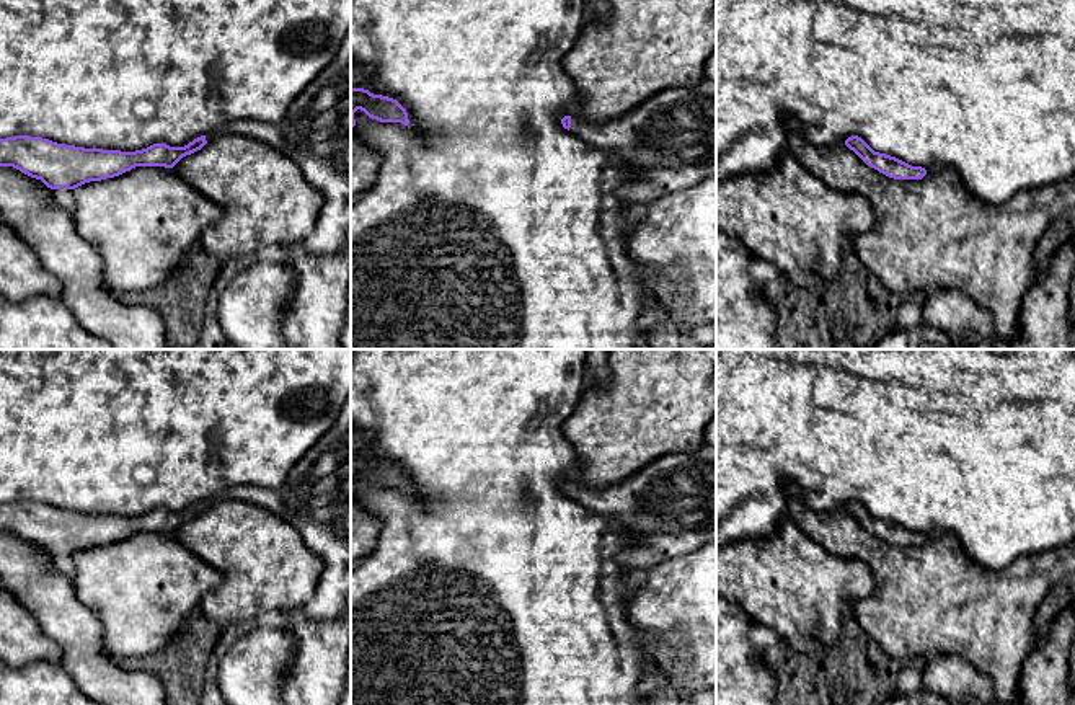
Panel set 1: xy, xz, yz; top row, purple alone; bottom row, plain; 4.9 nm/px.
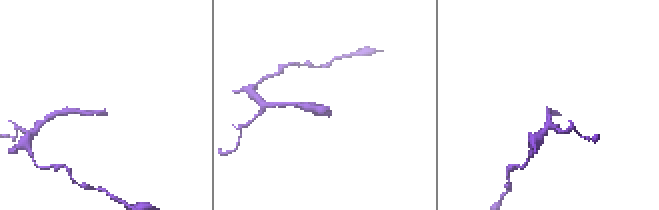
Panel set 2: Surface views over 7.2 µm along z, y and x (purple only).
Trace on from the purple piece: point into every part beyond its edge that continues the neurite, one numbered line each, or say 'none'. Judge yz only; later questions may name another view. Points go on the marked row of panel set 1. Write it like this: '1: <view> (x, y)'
none

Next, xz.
1: xz (672, 136)

